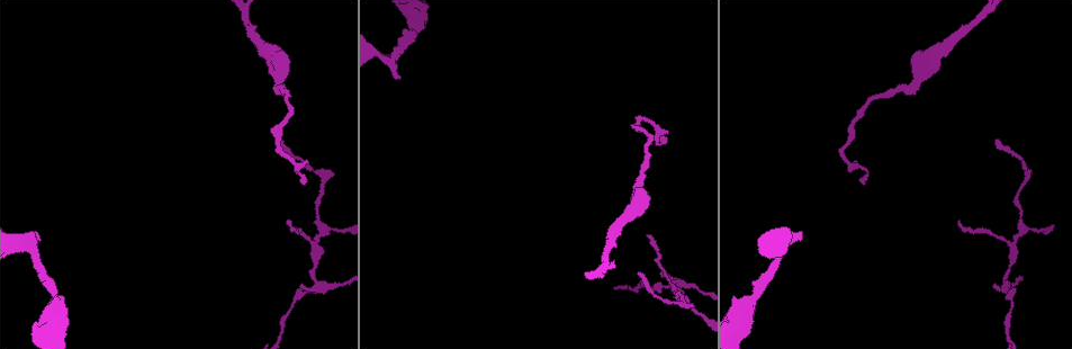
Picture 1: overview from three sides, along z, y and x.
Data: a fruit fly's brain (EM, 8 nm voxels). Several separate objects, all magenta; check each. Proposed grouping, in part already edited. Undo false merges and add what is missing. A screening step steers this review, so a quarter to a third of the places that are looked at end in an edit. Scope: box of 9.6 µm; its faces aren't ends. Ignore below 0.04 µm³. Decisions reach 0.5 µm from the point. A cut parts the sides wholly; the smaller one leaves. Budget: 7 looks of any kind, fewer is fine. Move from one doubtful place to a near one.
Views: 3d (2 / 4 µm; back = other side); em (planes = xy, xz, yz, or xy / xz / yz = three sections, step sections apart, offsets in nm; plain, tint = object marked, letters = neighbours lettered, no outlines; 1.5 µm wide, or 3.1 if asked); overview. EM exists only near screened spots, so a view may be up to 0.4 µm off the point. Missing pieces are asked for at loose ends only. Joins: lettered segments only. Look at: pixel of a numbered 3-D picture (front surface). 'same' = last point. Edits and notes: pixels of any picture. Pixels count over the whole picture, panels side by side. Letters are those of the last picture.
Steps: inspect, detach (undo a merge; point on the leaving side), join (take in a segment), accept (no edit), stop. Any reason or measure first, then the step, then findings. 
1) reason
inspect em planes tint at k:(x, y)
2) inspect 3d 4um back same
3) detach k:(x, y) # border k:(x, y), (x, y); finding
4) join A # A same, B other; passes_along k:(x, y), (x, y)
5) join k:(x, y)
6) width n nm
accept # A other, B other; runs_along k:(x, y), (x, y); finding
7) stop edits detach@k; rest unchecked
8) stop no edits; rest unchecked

long arm stops here
inspect em planes letters at 1:(661, 144)

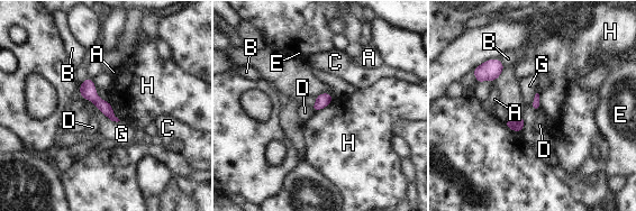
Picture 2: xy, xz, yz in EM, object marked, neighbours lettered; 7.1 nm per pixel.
accept # A other, B other, C other, D other, E other, G other, H other; runs_along 2:(88, 81), (88, 91), (112, 117); no lettered segment goes on from it

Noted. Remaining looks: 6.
an open end
inspect em planes plain at 1:(648, 234)

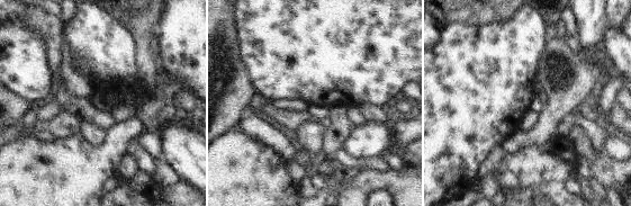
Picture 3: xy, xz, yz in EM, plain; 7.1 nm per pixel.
what lies round it
inspect em planes letters same

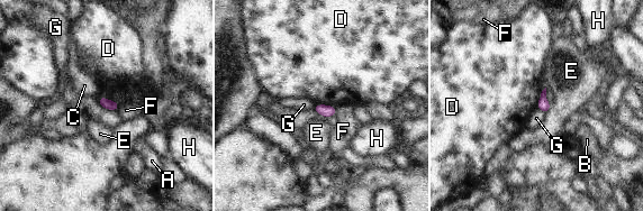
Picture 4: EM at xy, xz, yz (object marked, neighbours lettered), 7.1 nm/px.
accept # A other, B other, C other, D other, E other, F other, G other, H other; border 4:(98, 98), (106, 97), (119, 103); none of them fits

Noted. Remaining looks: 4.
free end
inspect em planes letters at 1:(38, 234)

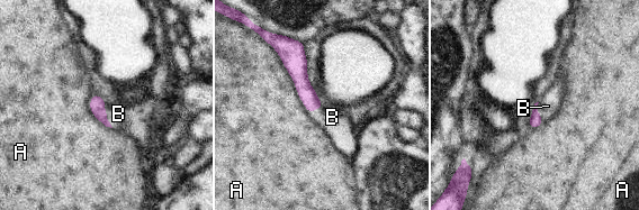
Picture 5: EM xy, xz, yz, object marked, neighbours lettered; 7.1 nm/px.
join 5:(118, 113) # A other, B same; passes_along 5:(97, 103), (106, 115), (118, 113); it goes on there

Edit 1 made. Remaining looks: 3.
stop edits join@5; rest unchecked

